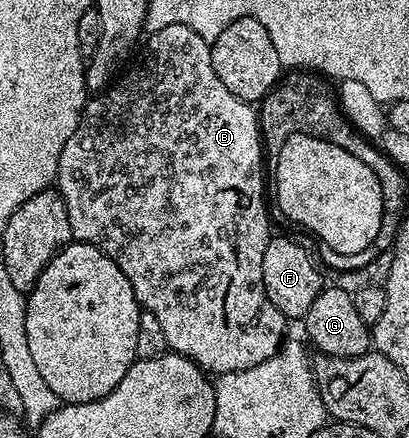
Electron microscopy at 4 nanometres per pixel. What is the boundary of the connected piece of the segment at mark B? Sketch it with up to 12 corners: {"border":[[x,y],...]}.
{"border":[[187,24],[86,101],[55,188],[172,353],[287,338],[258,111]]}

